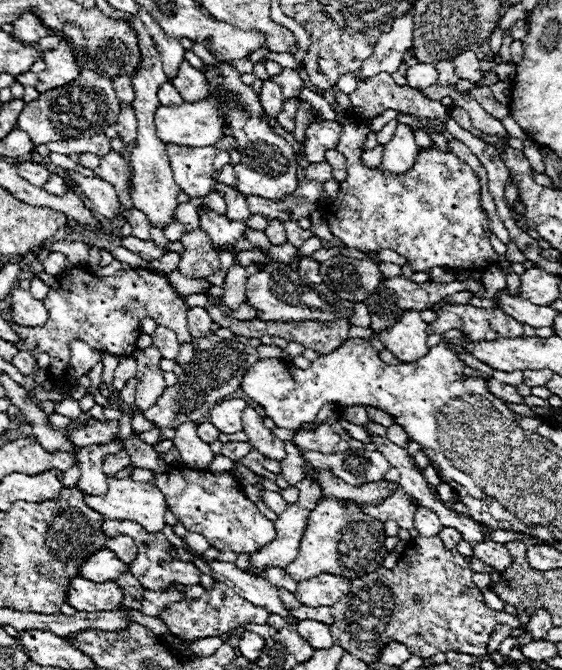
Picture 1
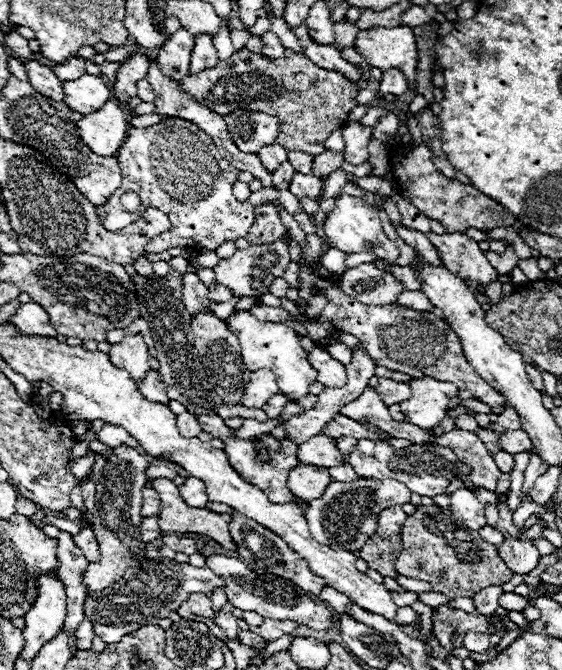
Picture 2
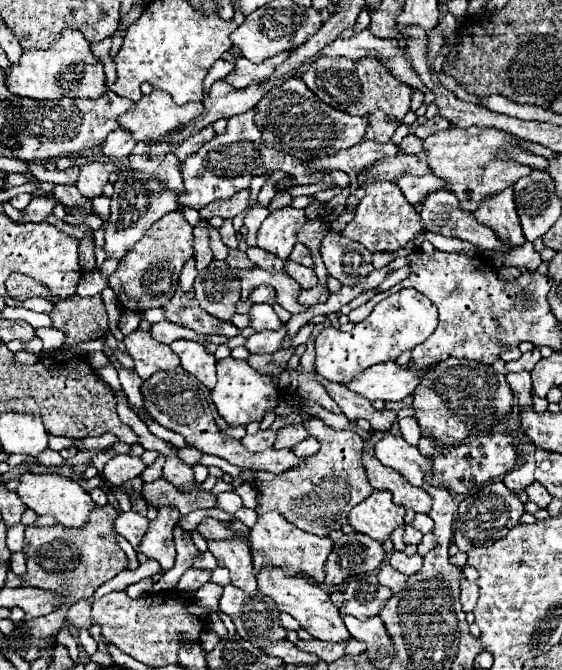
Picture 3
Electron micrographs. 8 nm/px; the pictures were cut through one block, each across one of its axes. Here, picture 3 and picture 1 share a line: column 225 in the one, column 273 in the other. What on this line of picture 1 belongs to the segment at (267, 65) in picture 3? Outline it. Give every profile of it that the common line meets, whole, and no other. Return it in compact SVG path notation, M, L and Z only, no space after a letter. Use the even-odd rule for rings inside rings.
M284 68L278 76L272 76L272 80L282 88L282 94L286 100L290 98L300 98L300 90L304 88L304 82L296 70Z

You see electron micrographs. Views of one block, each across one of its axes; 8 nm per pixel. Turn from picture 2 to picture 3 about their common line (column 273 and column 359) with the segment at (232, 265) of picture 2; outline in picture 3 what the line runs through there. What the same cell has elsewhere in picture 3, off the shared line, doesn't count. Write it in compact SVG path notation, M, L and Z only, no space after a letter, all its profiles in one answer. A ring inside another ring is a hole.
M330 230L326 234L320 254L328 274L342 284L354 286L372 272L372 252L354 240L346 240L340 232Z

